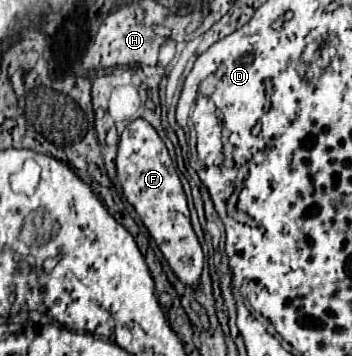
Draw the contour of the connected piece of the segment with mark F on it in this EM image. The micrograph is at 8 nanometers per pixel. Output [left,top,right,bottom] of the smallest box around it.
[116,118,204,288]

